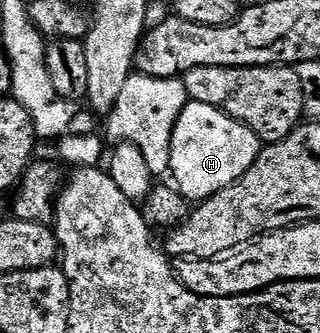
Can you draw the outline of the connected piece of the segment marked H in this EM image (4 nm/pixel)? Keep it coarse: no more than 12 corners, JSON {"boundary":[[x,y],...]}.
{"boundary":[[187,102],[170,175],[190,201],[238,181],[260,156],[249,127]]}

